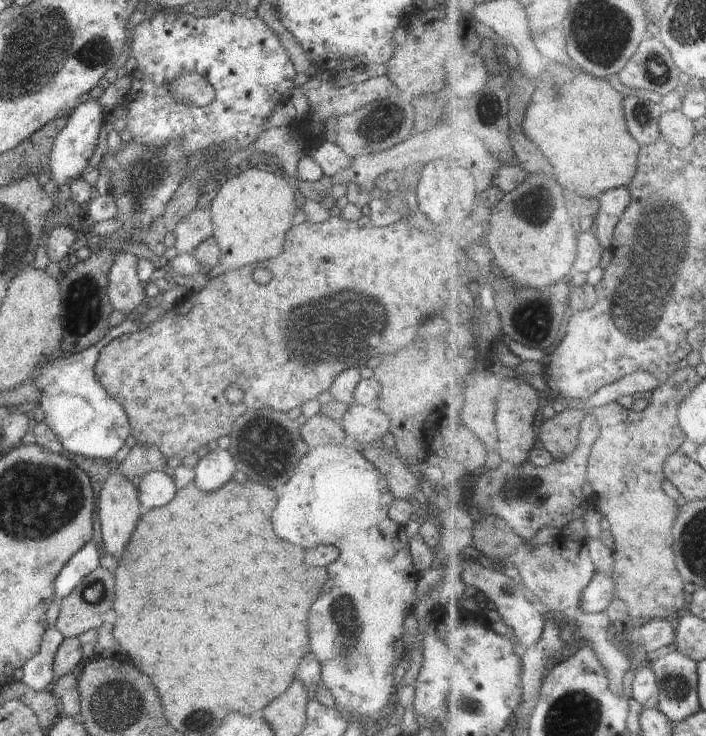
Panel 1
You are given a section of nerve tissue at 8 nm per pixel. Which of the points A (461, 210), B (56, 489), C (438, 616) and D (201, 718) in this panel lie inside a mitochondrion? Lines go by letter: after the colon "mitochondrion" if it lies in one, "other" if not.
A: other
B: mitochondrion
C: other
D: mitochondrion

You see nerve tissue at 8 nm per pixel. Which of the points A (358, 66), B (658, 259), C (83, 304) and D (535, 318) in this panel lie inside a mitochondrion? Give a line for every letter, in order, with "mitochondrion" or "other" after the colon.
A: other
B: mitochondrion
C: mitochondrion
D: mitochondrion

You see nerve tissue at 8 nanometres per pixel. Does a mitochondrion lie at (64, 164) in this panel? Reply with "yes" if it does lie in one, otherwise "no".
no

